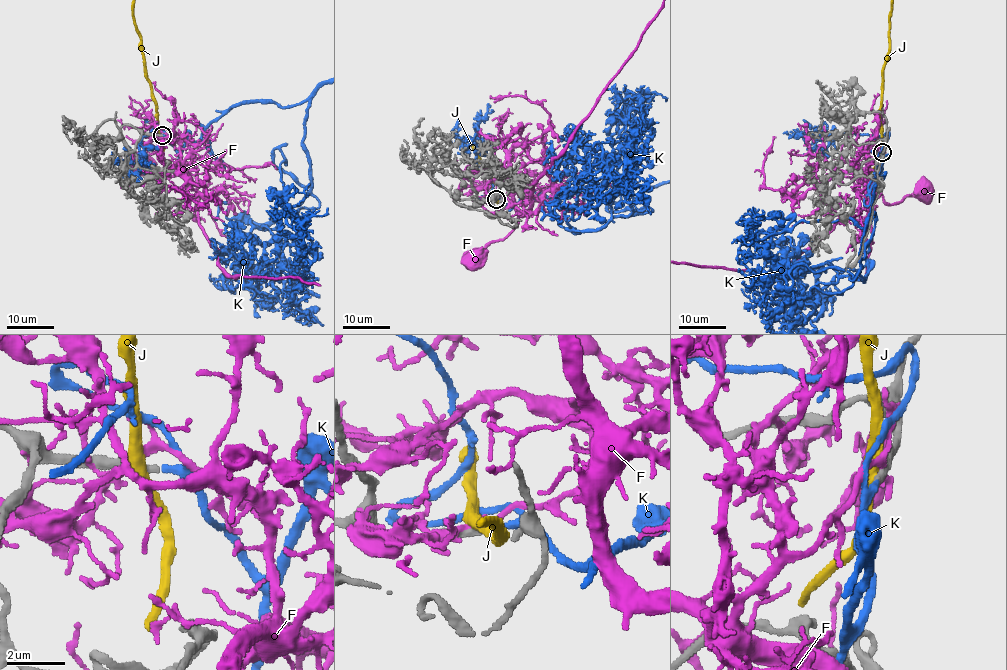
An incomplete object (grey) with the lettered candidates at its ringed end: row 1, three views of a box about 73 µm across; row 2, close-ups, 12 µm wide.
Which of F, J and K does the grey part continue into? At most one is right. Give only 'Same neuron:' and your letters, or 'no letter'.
Same neuron: K

